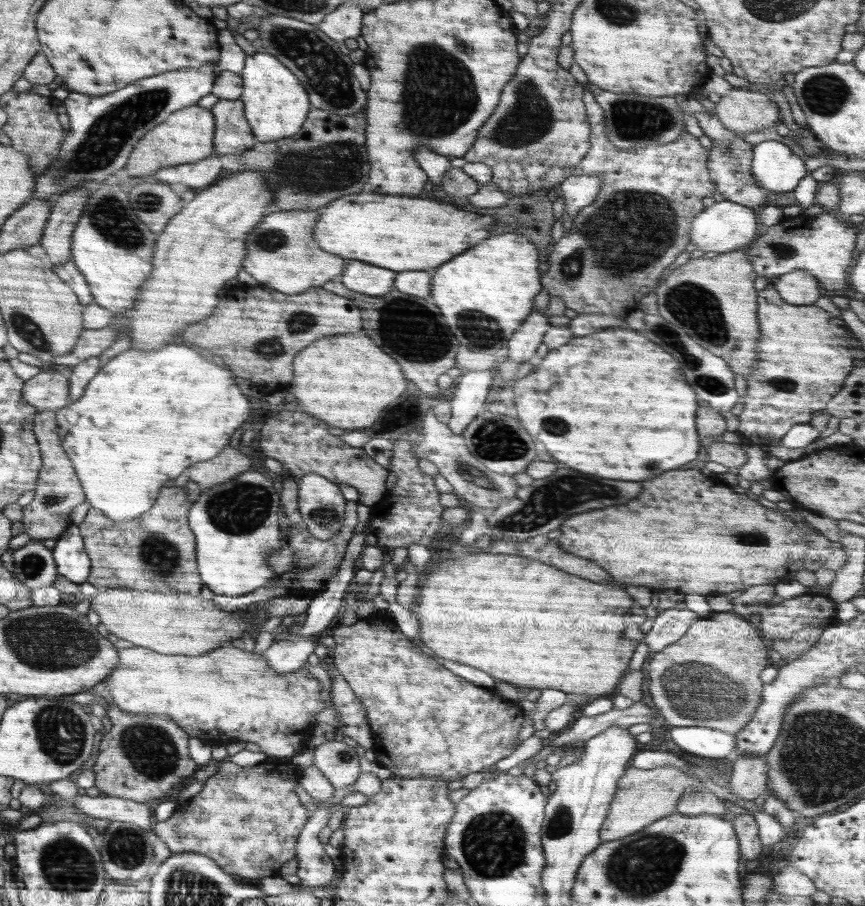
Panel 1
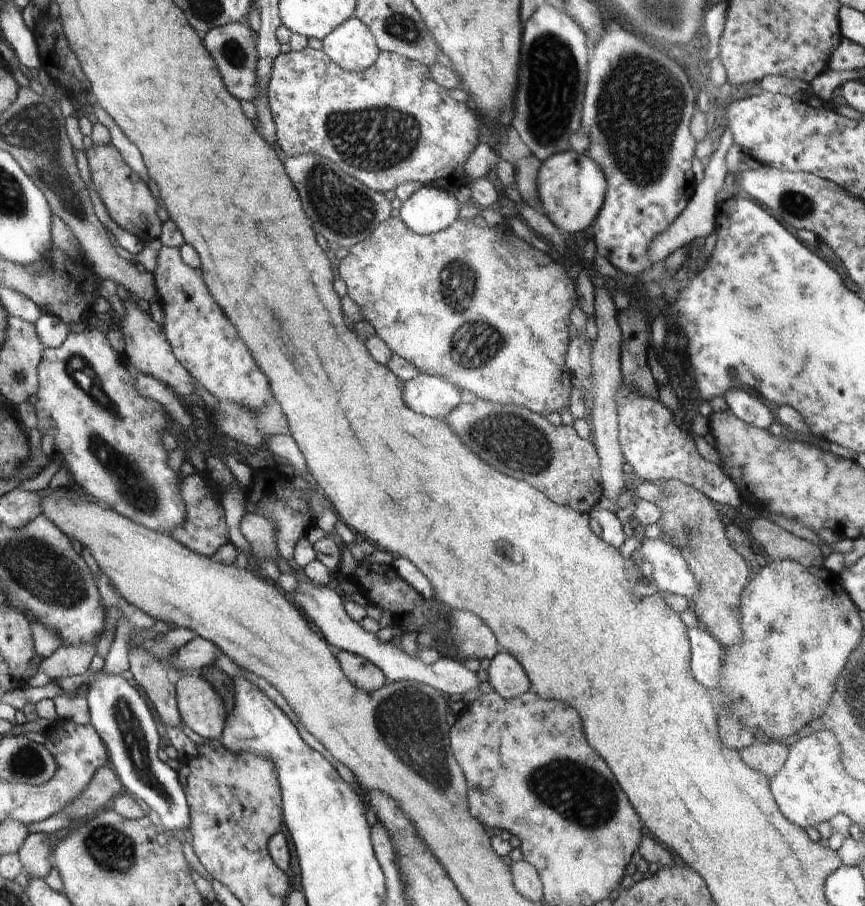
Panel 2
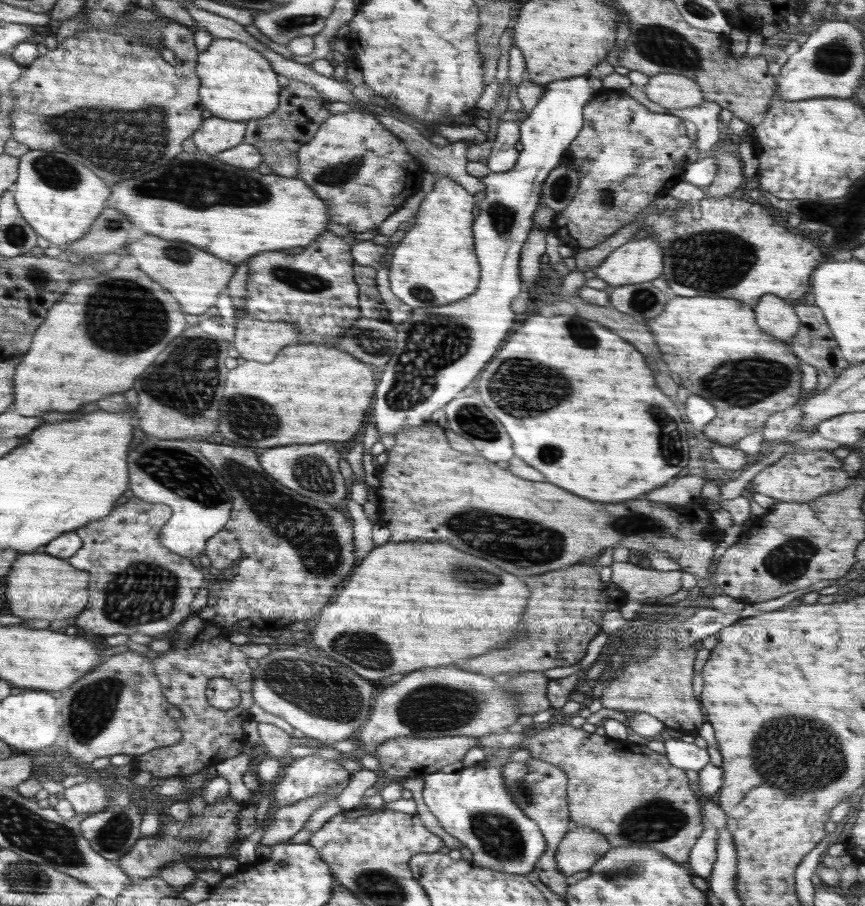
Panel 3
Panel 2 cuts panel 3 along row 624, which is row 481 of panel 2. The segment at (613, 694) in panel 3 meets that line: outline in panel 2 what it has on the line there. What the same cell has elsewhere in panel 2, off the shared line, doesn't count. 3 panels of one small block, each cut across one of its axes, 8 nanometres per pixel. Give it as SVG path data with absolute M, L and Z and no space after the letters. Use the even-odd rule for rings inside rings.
M662 479L658 482L663 497L656 502L661 510L658 525L663 529L663 538L674 545L687 560L689 569L701 583L703 591L694 595L690 602L700 622L724 648L737 647L742 642L739 616L734 616L734 606L741 606L741 592L750 582L752 574L742 556L730 545L726 537L726 522L715 503L699 490L677 481Z

